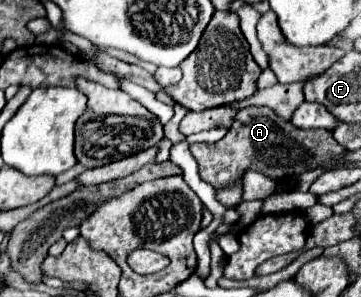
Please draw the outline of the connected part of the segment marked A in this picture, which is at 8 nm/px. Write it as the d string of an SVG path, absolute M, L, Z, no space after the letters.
M269 106L243 108L235 116L235 122L225 138L215 144L191 144L189 150L199 164L201 180L209 182L213 188L233 184L239 174L247 170L259 170L275 182L283 182L317 166L327 166L335 156L345 152L345 148L335 142L329 130L299 130L289 120L279 118Z

